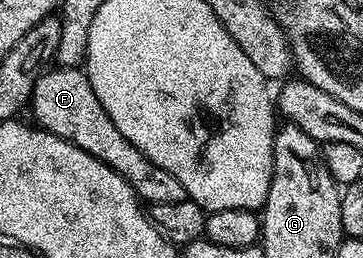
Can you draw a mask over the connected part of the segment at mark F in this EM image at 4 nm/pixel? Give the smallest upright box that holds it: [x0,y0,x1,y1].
[29,65,187,204]

